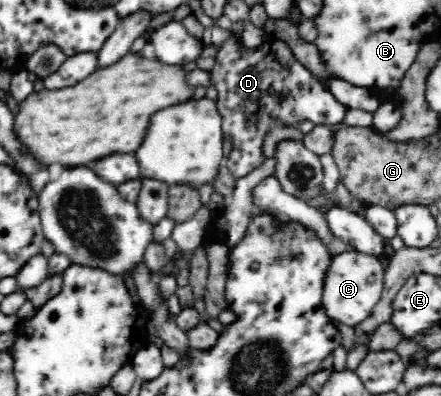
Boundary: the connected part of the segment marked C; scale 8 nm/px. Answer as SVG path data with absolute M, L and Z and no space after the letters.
M356 250L330 256L322 284L322 304L328 318L348 326L360 324L372 314L381 298L386 261Z

